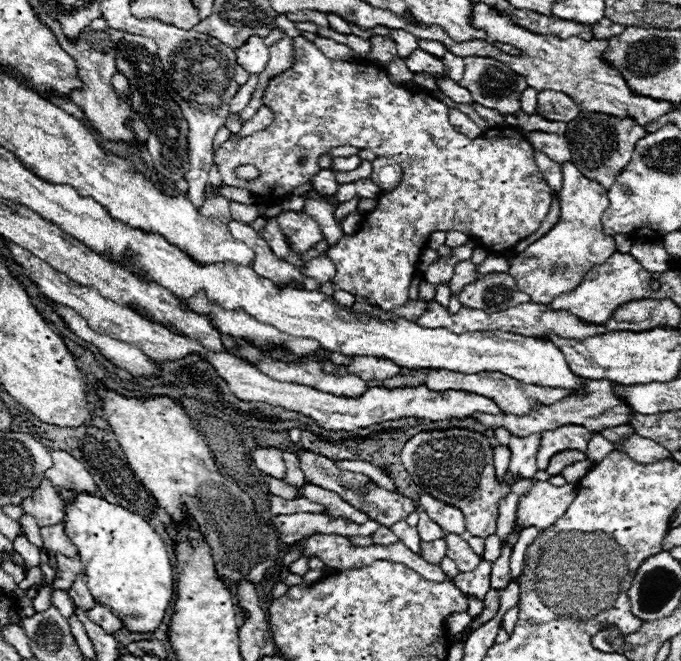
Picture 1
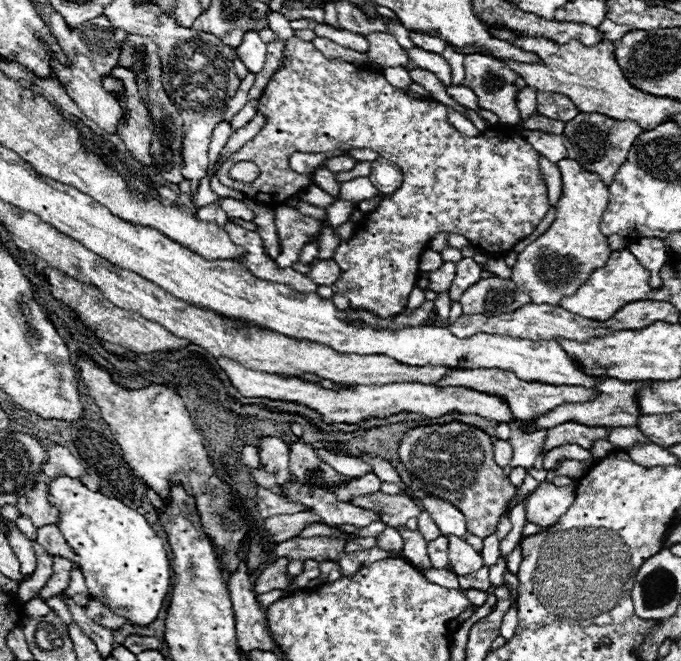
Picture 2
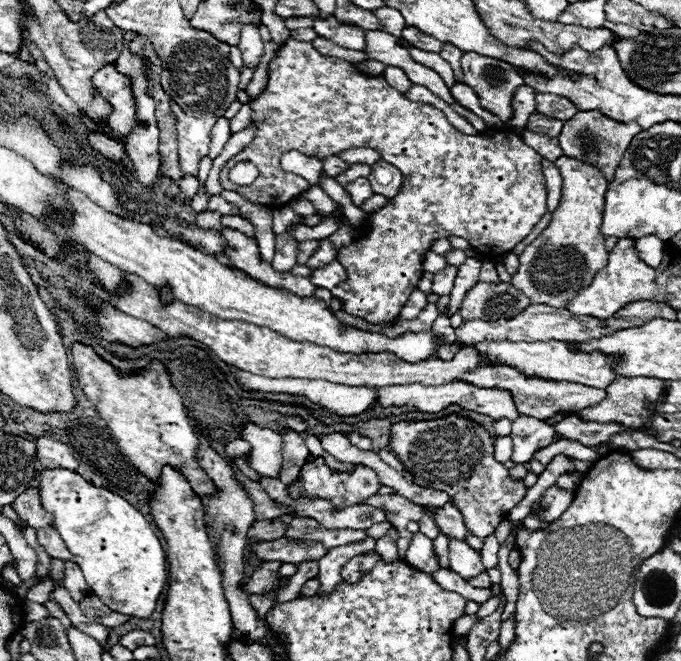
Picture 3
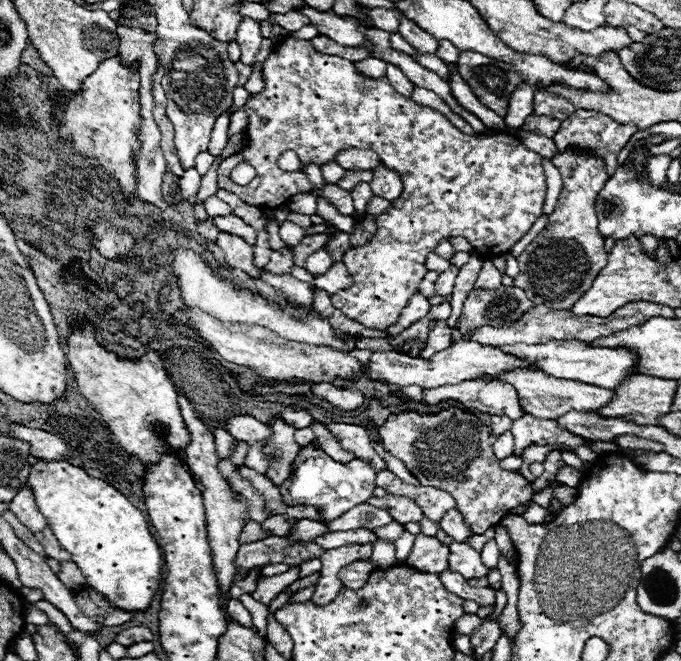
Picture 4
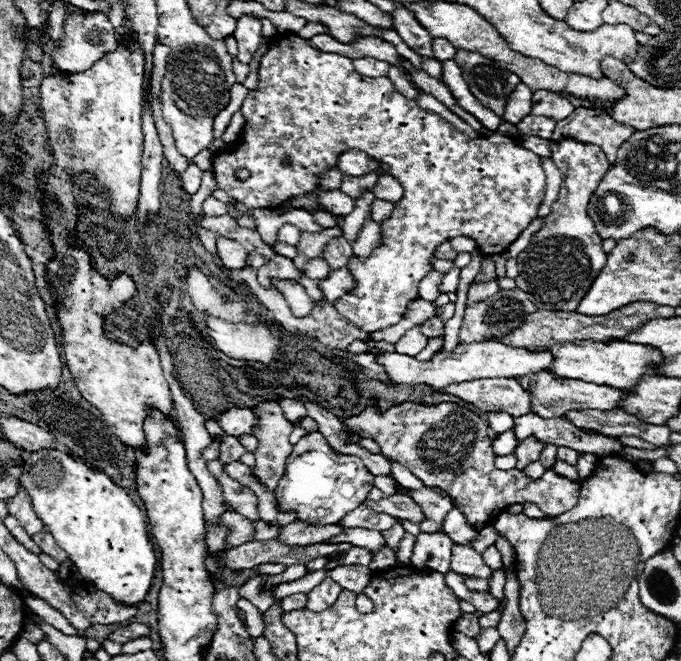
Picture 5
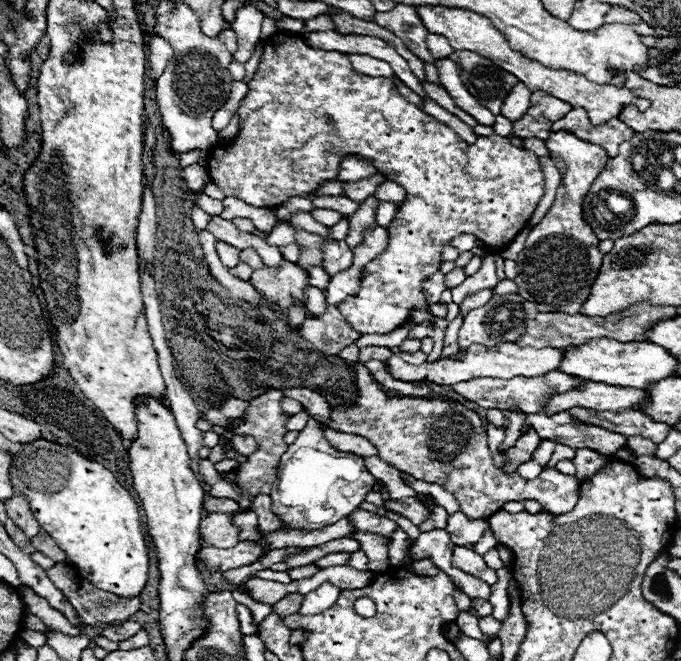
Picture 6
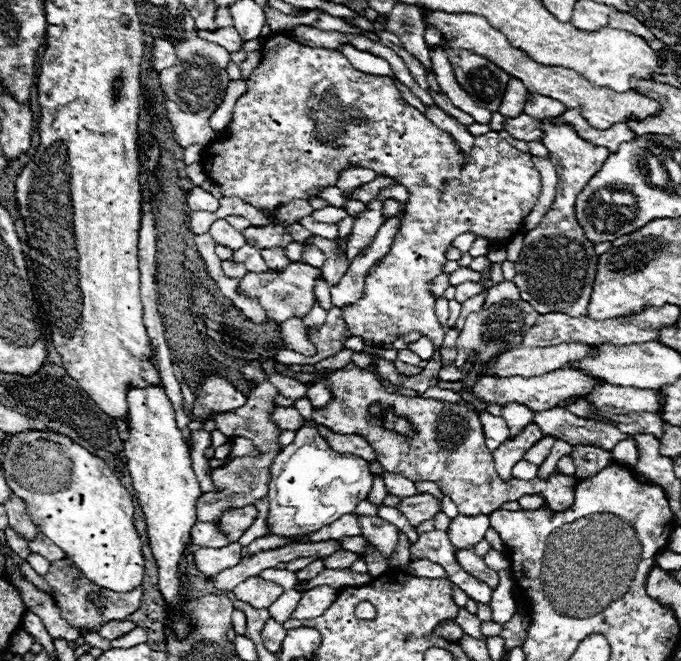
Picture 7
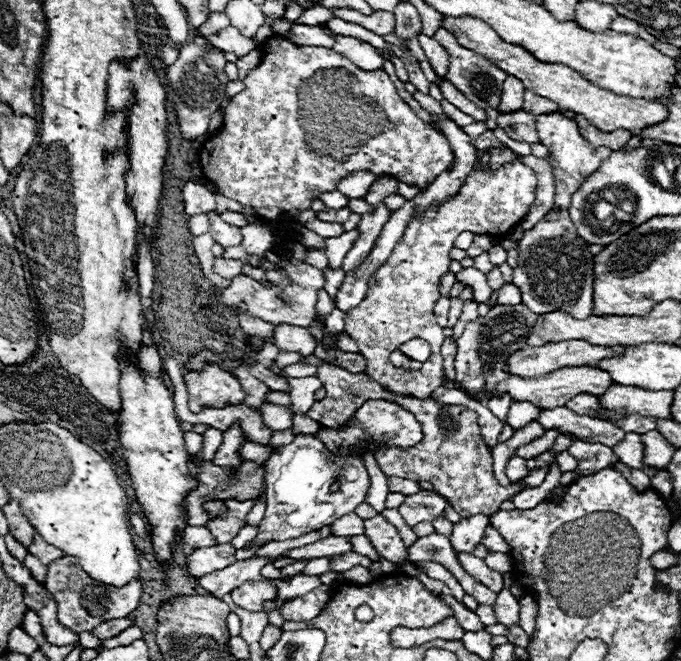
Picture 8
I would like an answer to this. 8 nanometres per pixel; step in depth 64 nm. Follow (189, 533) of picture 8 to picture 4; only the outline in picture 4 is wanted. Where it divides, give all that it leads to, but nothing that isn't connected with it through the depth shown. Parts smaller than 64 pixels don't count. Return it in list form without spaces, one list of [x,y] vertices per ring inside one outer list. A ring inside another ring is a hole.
[[[246,522],[244,524],[244,528],[242,528],[242,532],[240,532],[240,544],[246,544],[246,542],[252,542],[252,540],[260,540],[260,538],[264,538],[266,534],[264,534],[264,530],[260,528],[260,524],[258,522]]]

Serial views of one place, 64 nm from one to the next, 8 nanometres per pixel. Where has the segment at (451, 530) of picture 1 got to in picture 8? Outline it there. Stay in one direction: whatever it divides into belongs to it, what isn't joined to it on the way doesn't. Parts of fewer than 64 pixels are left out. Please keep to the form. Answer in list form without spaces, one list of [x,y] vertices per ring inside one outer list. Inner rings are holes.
[[[484,514],[472,516],[472,518],[468,518],[468,520],[460,520],[460,524],[454,526],[452,536],[450,536],[452,548],[454,548],[458,554],[460,554],[460,552],[472,554],[474,548],[480,544],[486,526],[488,526],[488,516],[484,516]]]

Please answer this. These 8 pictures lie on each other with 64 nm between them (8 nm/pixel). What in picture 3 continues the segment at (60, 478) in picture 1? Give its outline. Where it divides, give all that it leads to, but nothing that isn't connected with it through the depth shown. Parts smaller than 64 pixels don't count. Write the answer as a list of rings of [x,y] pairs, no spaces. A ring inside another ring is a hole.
[[[22,434],[22,438],[30,438],[36,442],[36,460],[40,462],[40,468],[52,468],[52,466],[64,466],[68,470],[78,468],[78,460],[70,454],[70,448],[64,442],[52,436],[34,438],[30,434]]]

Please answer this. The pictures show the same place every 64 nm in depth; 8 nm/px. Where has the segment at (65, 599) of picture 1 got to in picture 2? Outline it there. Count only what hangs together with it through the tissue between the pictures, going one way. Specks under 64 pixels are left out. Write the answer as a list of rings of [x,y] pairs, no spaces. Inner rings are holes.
[[[52,596],[52,598],[48,598],[48,600],[46,600],[46,604],[50,606],[50,610],[52,610],[52,612],[56,612],[56,614],[62,618],[62,622],[64,622],[64,624],[70,624],[70,622],[72,622],[70,612],[68,612],[68,608],[66,608],[64,600],[60,600],[58,596]]]

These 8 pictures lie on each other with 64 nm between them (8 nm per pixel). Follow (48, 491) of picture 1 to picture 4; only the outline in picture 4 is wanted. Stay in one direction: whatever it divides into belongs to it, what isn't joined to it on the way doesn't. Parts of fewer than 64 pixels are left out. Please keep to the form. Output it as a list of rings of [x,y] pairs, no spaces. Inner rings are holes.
[[[28,488],[20,490],[20,494],[14,496],[14,500],[8,504],[8,508],[14,512],[14,516],[16,516],[26,528],[30,528],[30,532],[38,532],[38,530],[44,530],[44,528],[48,526],[46,518],[36,510],[34,496],[30,494]]]

